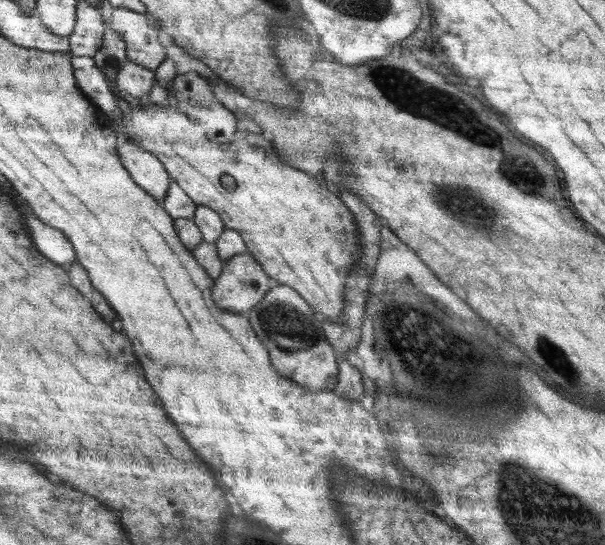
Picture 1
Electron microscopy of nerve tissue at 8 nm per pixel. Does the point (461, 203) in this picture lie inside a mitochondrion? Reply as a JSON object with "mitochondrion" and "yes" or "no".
{"mitochondrion":"yes"}

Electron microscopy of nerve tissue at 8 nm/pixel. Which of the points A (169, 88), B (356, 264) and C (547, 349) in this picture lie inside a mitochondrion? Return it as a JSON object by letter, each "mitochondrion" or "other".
{"A":"other","B":"other","C":"mitochondrion"}

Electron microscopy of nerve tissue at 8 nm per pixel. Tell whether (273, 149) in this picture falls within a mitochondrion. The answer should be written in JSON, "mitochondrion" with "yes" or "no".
{"mitochondrion":"no"}

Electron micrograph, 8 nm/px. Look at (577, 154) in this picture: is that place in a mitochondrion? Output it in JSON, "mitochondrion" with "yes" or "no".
{"mitochondrion":"no"}

